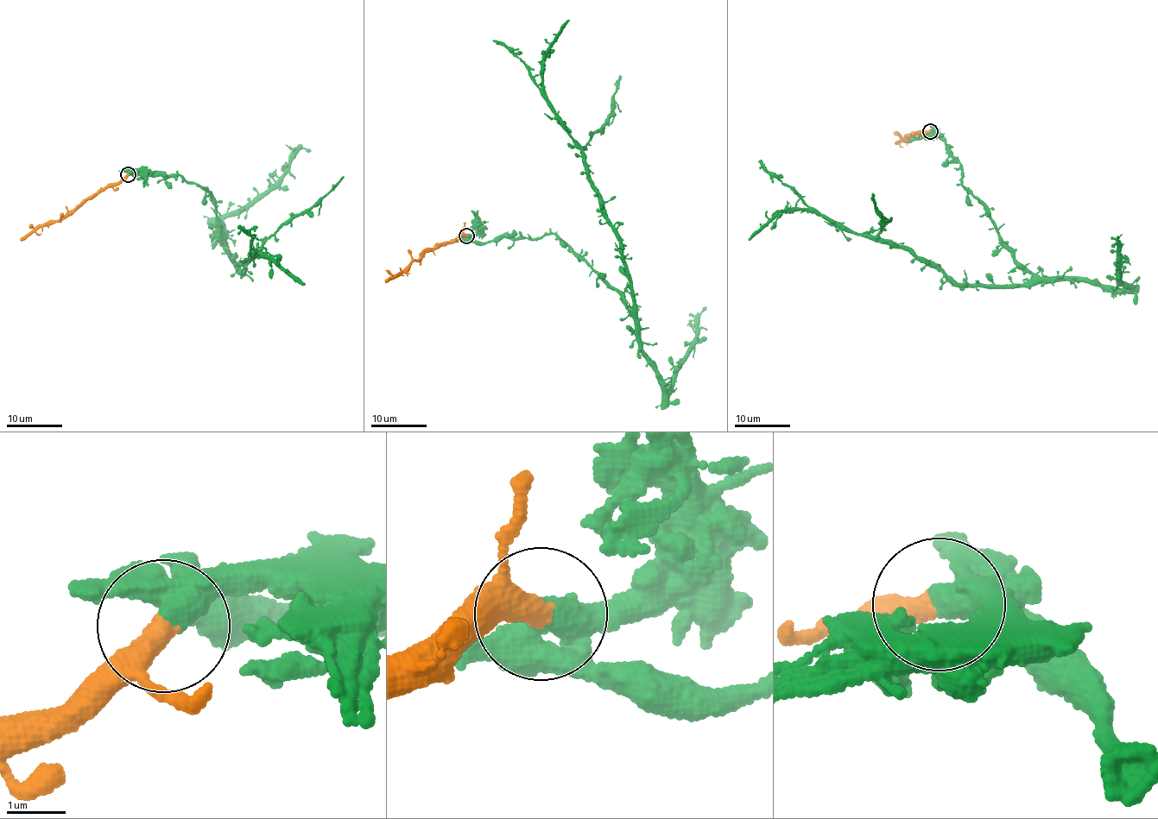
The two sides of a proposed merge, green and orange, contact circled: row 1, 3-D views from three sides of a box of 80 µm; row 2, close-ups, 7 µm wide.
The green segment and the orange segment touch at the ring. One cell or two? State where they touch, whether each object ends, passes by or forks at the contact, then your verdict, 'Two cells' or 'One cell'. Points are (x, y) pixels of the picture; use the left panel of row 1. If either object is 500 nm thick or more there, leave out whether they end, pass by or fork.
Place: (128, 174). Two cells

